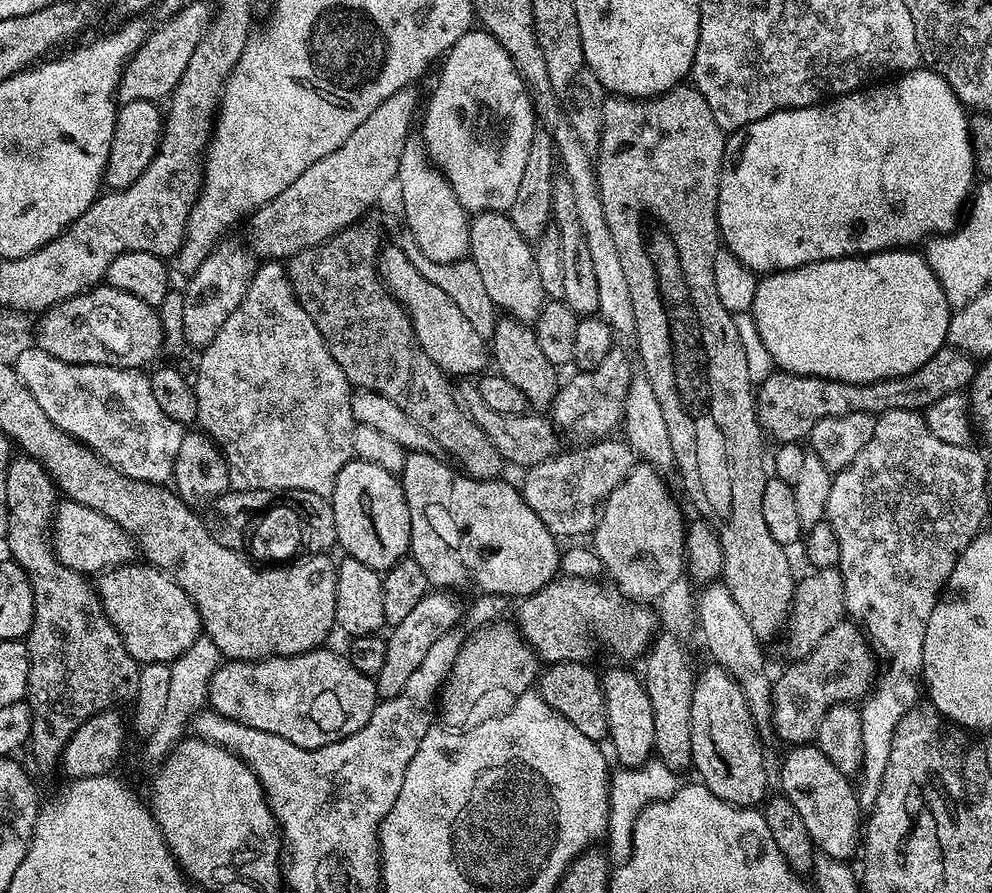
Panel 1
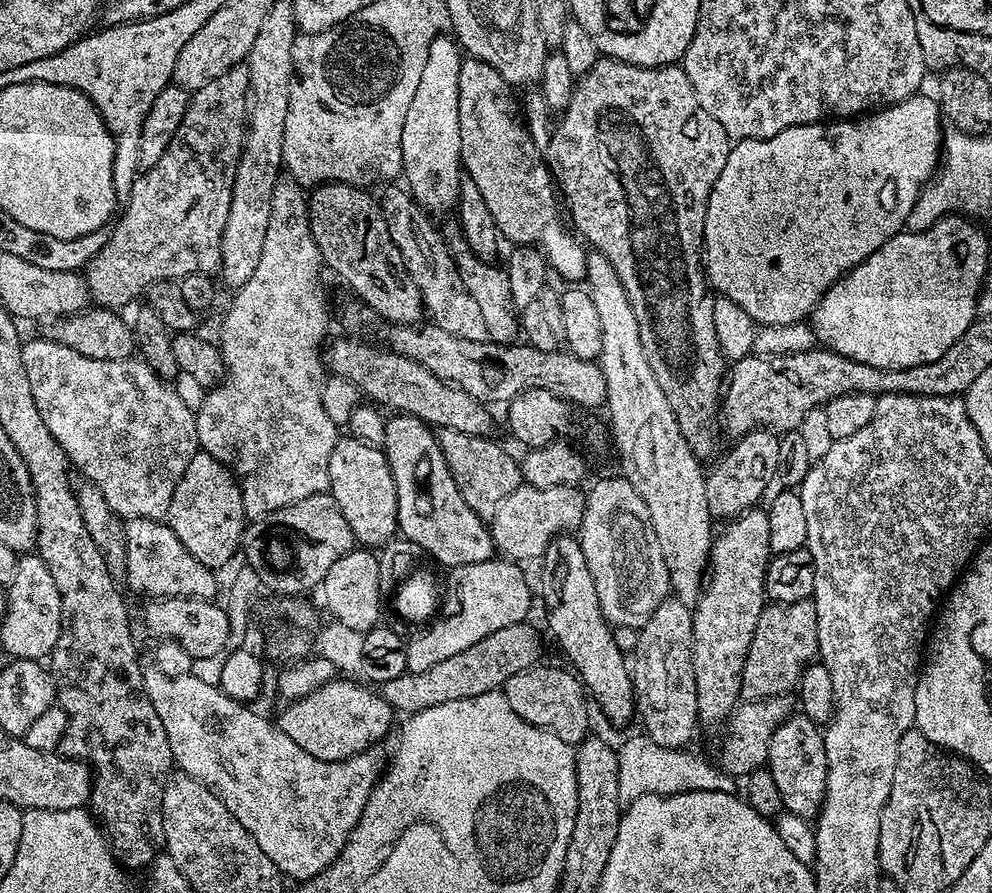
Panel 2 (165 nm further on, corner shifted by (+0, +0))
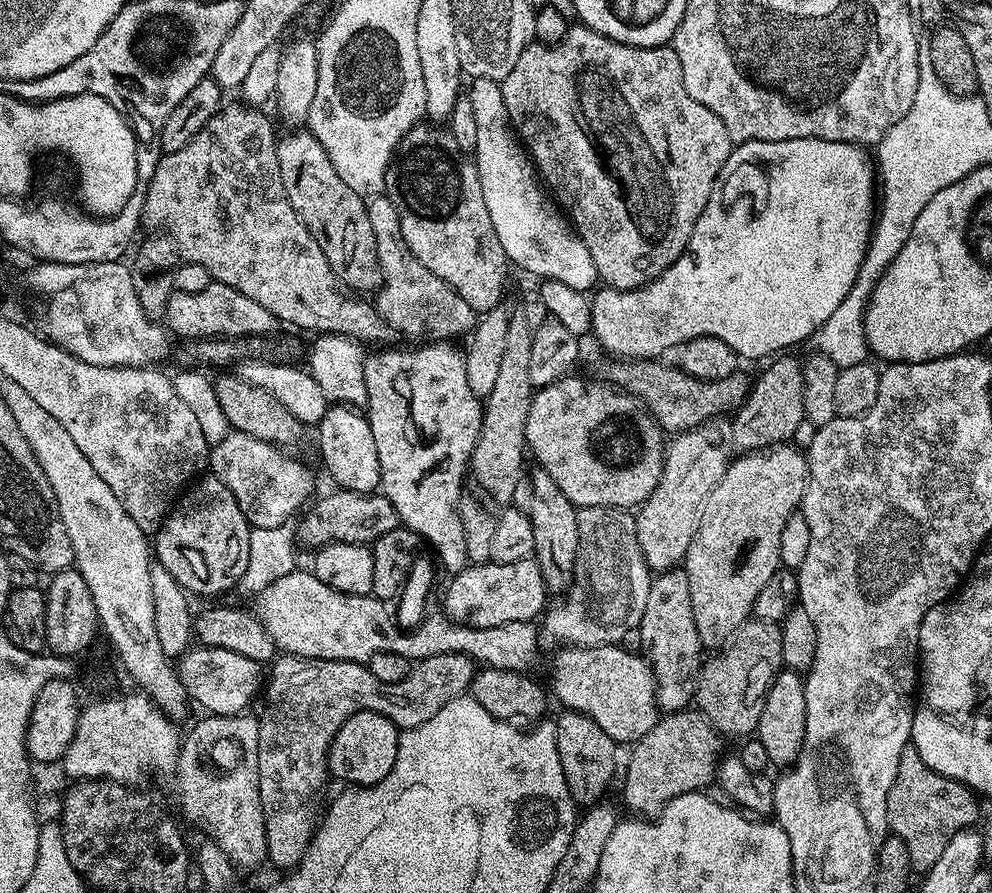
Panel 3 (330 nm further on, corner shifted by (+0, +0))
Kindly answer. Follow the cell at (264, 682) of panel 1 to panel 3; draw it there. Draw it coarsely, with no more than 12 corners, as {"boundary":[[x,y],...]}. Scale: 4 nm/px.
{"boundary":[[373,712],[334,734],[328,771],[370,788],[394,770],[401,729]]}

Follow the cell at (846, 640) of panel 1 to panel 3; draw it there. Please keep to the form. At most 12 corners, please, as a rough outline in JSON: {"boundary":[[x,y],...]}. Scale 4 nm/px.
{"boundary":[[699,710],[631,745],[624,804],[657,816],[718,776],[722,737]]}

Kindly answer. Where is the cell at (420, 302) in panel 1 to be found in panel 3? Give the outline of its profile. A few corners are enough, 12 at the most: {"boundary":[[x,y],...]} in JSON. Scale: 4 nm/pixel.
{"boundary":[[277,139],[282,186],[336,277],[382,281],[365,197],[322,142]]}

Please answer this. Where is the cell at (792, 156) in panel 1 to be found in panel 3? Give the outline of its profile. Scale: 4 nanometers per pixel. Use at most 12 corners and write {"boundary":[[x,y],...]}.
{"boundary":[[735,145],[686,250],[591,297],[608,354],[805,343],[876,222],[867,147]]}

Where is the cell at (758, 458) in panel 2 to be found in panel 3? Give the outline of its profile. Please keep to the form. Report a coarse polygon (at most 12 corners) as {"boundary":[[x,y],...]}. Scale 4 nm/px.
{"boundary":[[769,359],[731,417],[740,454],[791,441],[803,363]]}

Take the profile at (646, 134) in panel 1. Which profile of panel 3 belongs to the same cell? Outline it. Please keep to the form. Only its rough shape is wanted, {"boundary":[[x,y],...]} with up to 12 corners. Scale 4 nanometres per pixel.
{"boundary":[[572,26],[500,81],[607,287],[686,250],[734,147],[671,46]]}

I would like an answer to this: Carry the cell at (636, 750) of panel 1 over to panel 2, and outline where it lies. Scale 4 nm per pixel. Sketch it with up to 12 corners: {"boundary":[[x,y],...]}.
{"boundary":[[579,539],[548,543],[548,628],[612,724],[637,715]]}

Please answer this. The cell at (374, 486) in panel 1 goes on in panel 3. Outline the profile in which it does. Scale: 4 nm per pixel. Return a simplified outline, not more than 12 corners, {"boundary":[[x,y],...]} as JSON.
{"boundary":[[330,406],[315,429],[337,489],[375,493],[378,450],[363,411]]}

